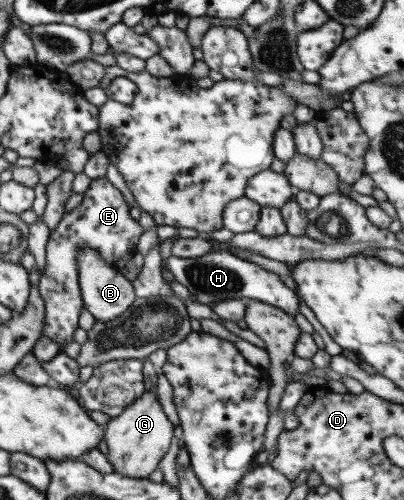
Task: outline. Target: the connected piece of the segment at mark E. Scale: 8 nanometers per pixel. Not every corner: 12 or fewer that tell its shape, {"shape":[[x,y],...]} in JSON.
{"shape":[[104,175],[65,212],[46,245],[38,285],[41,334],[61,351],[84,305],[76,253],[113,266],[144,228]]}

